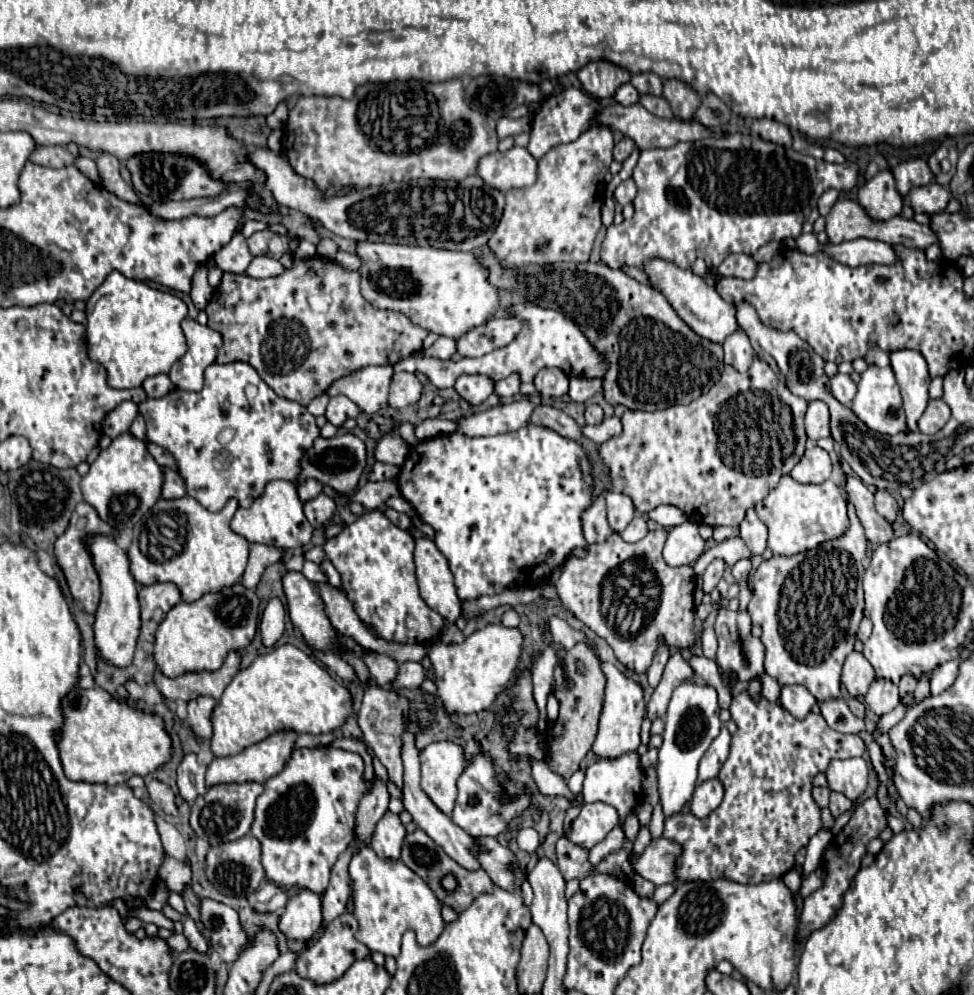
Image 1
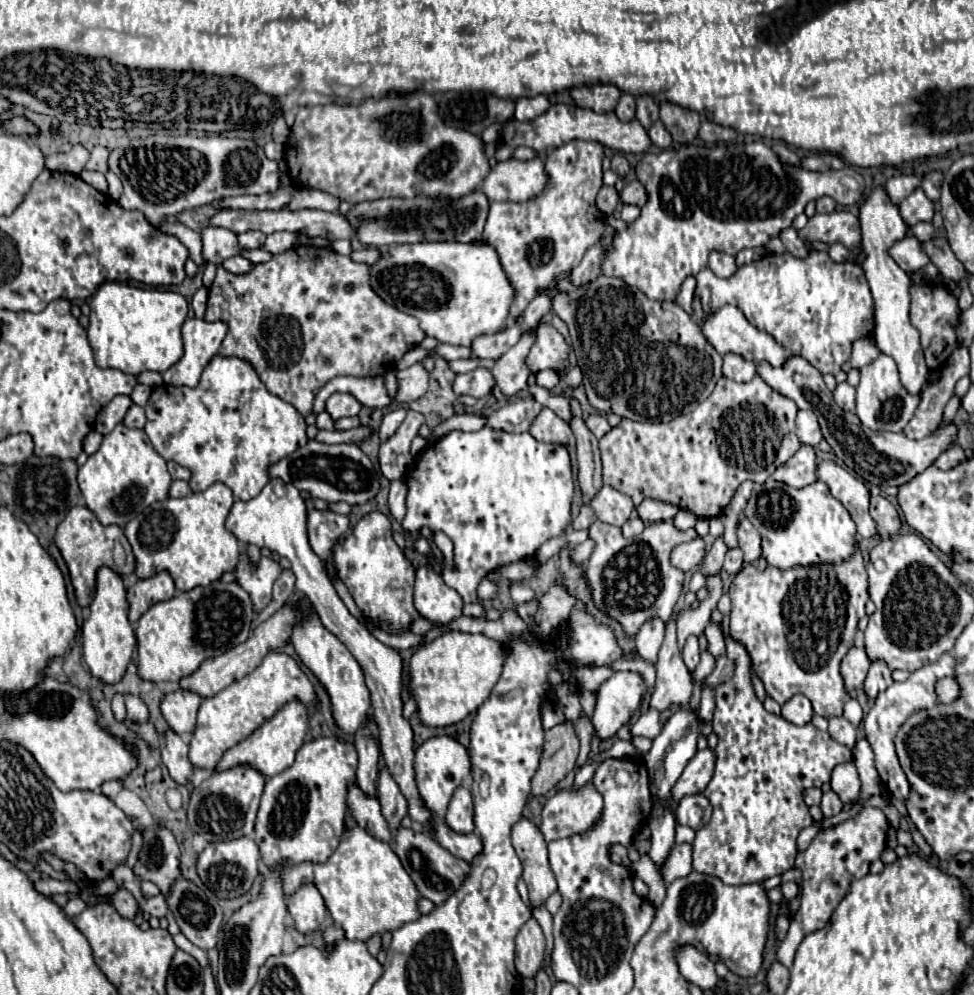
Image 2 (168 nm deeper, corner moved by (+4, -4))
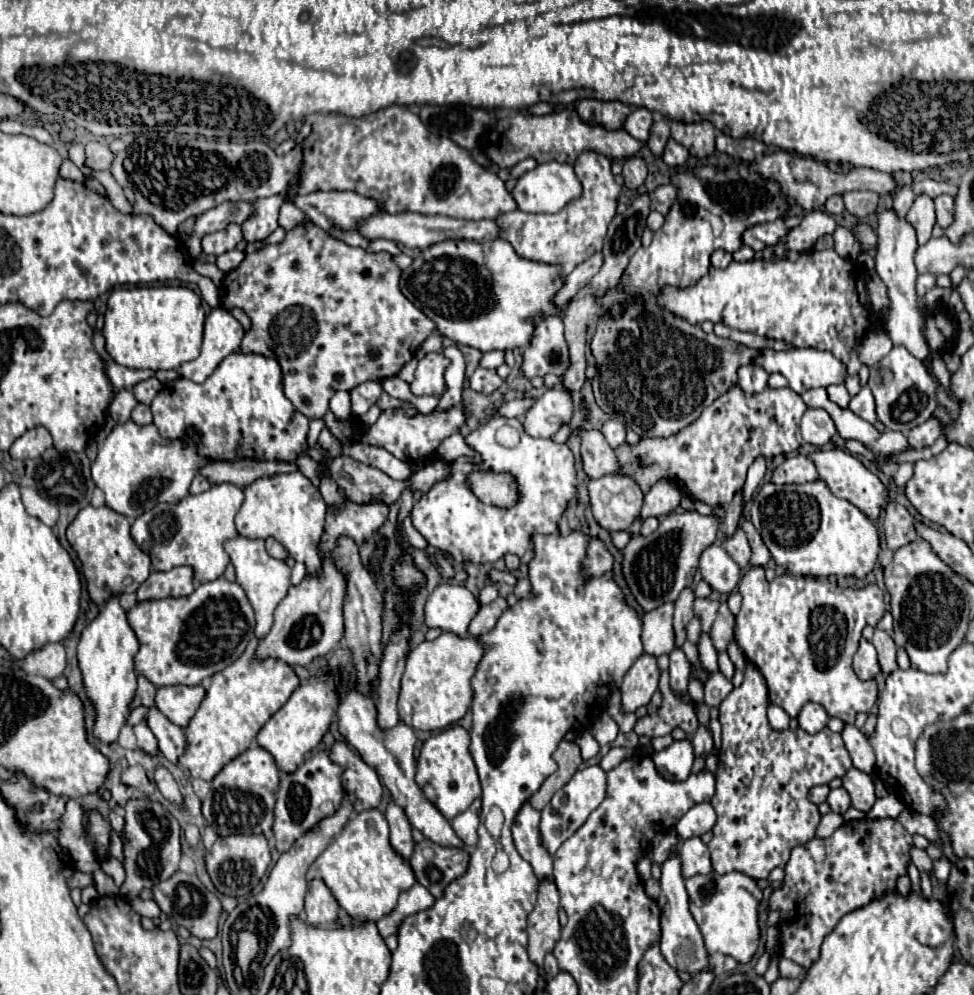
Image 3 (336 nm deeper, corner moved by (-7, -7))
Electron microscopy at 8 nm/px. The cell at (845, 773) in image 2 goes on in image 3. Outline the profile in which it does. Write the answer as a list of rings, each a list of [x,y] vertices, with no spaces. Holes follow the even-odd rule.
[[[850,768],[846,772],[846,776],[842,778],[842,786],[850,794],[852,806],[862,812],[868,812],[872,808],[872,804],[876,802],[872,778],[866,772],[860,772],[858,768]]]

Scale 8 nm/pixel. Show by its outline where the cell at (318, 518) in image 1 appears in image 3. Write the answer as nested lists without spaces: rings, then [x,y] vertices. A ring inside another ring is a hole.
[[[340,536],[336,540],[336,548],[328,552],[332,556],[332,562],[340,572],[344,572],[344,578],[348,580],[346,588],[346,598],[344,598],[344,620],[346,620],[346,644],[354,654],[354,664],[356,664],[356,676],[358,676],[358,690],[368,692],[368,684],[378,682],[378,664],[382,658],[380,650],[380,636],[382,636],[382,596],[364,568],[360,554],[358,554],[358,544],[354,540],[348,540],[348,536]]]

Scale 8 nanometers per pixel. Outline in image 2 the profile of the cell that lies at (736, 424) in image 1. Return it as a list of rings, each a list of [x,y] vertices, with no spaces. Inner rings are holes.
[[[755,375],[749,383],[735,383],[727,377],[721,377],[721,381],[715,385],[715,391],[691,413],[669,423],[637,423],[623,419],[619,427],[611,429],[603,439],[599,439],[603,483],[621,489],[621,493],[629,493],[635,505],[639,505],[645,497],[653,497],[689,509],[697,517],[721,515],[741,481],[749,479],[755,483],[765,483],[773,469],[783,465],[801,447],[795,435],[795,415],[795,401],[789,401],[787,397],[781,397],[781,393],[769,389],[759,375]]]

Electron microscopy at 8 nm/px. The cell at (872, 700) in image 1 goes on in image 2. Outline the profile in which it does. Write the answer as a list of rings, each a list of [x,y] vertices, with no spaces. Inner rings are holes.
[[[875,659],[871,663],[871,669],[869,669],[869,675],[865,679],[865,693],[875,699],[879,691],[885,691],[887,685],[891,685],[893,679],[891,679],[891,669],[887,667],[885,661],[881,659]]]

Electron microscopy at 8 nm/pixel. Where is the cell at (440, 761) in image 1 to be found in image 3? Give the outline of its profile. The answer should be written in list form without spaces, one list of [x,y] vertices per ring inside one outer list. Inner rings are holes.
[[[454,724],[452,728],[446,728],[440,734],[428,738],[416,762],[418,768],[416,782],[420,790],[448,820],[464,812],[472,804],[472,800],[480,796],[480,780],[468,748],[470,748],[470,734],[462,726]]]

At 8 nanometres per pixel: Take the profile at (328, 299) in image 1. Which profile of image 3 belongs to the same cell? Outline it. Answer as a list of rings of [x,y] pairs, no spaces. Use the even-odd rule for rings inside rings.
[[[308,224],[308,226],[296,226],[292,228],[284,242],[280,244],[268,244],[264,250],[260,252],[248,252],[244,262],[228,272],[220,284],[220,306],[224,310],[232,310],[232,308],[240,308],[246,312],[246,316],[250,318],[250,330],[246,332],[244,340],[242,340],[242,346],[240,346],[240,352],[242,354],[262,354],[262,356],[268,356],[268,358],[274,358],[278,360],[280,368],[282,368],[282,384],[284,384],[284,394],[286,398],[296,406],[298,412],[302,412],[306,418],[310,420],[316,420],[316,418],[324,418],[324,414],[328,412],[328,400],[332,398],[334,392],[338,390],[352,390],[356,388],[358,384],[366,382],[366,380],[384,380],[384,378],[390,378],[390,376],[396,376],[400,372],[400,368],[410,362],[416,354],[416,350],[420,348],[420,344],[436,330],[436,324],[426,318],[412,302],[408,302],[408,298],[400,292],[398,288],[398,280],[400,280],[400,268],[394,264],[392,256],[386,254],[386,252],[380,252],[380,254],[366,254],[364,248],[352,248],[352,246],[346,246],[334,238],[330,238],[322,228],[314,226],[314,224]]]

